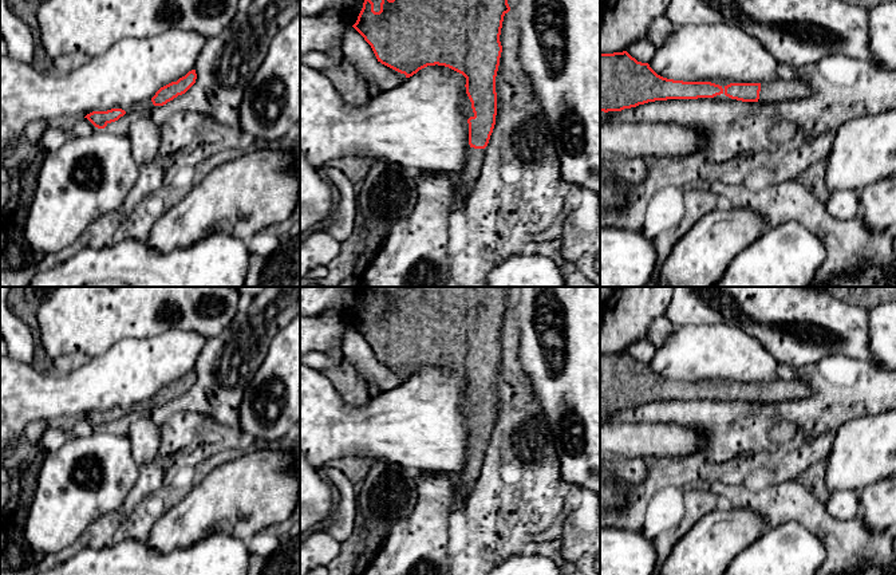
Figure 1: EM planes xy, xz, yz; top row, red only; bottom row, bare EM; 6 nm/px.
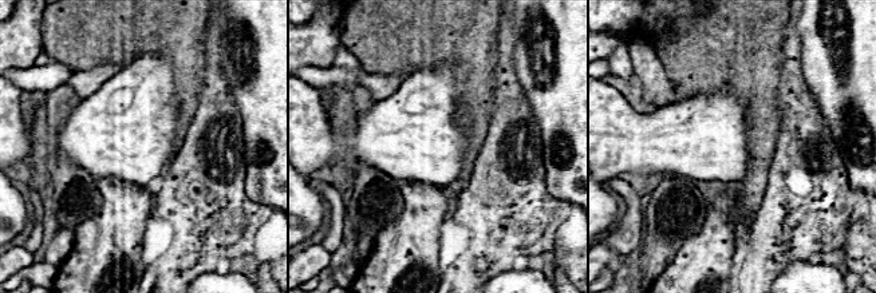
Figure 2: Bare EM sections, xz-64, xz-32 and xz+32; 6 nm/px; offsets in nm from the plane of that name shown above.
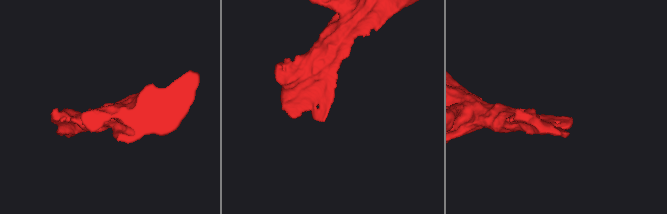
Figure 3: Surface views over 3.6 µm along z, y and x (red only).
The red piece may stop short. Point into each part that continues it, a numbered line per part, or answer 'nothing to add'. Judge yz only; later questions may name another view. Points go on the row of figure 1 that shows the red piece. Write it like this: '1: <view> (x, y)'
1: yz (782, 89)

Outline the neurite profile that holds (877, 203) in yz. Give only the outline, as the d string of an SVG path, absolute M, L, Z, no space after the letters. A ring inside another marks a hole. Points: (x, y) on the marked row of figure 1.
M896 176L863 189L857 214L871 233L883 232L896 224Z

